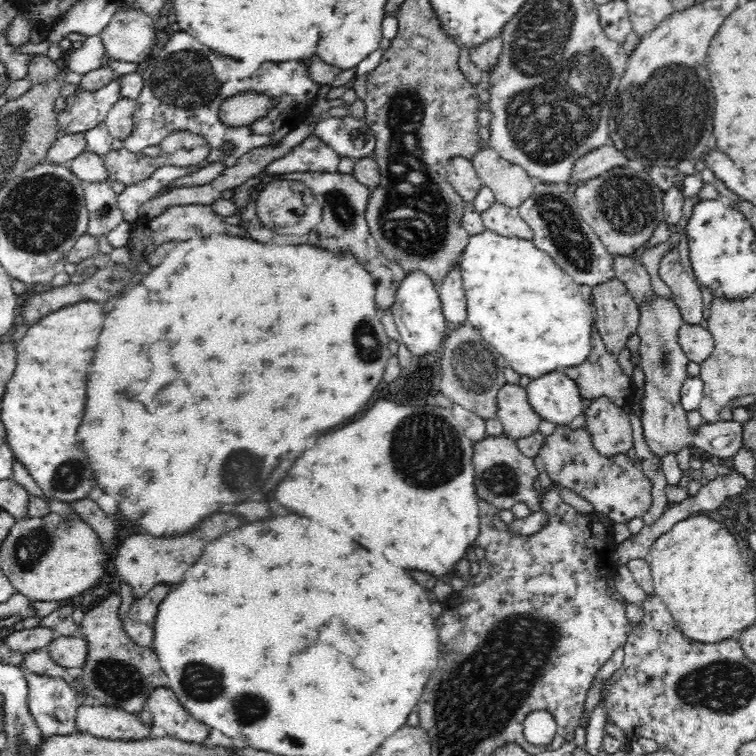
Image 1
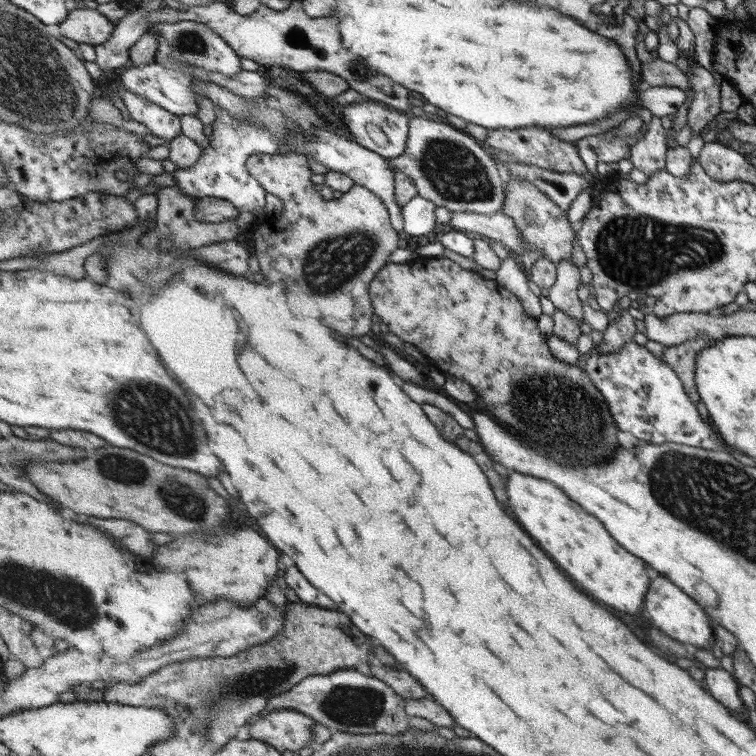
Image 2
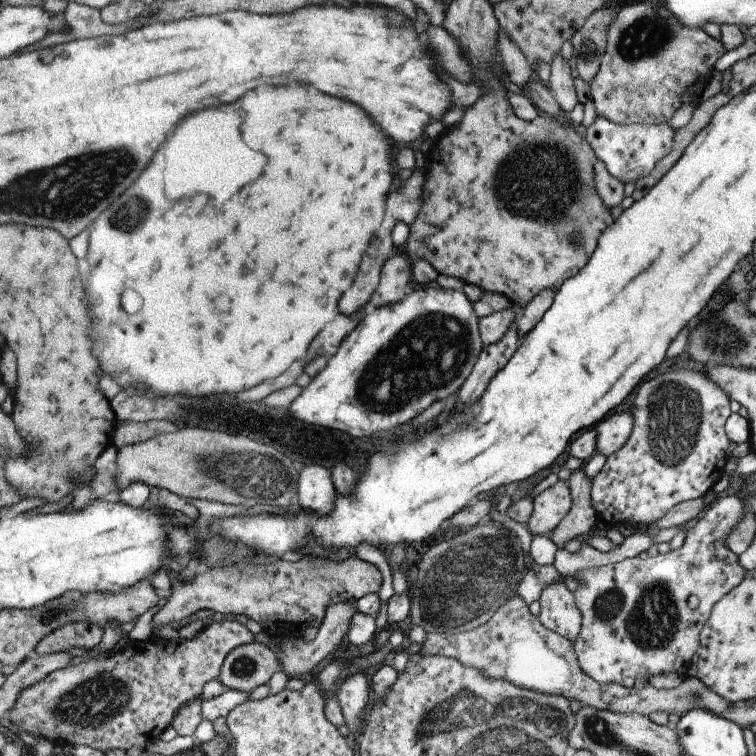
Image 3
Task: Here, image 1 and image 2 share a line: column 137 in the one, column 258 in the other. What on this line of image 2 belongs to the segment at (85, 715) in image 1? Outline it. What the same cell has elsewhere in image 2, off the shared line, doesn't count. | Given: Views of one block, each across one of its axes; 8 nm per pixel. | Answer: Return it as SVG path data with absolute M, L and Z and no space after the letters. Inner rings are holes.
M277 710L267 716L257 716L253 722L247 724L247 734L251 740L263 740L277 750L291 750L299 752L303 746L313 744L311 726L315 724L303 712L297 710Z

